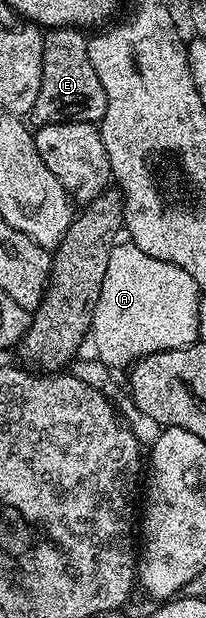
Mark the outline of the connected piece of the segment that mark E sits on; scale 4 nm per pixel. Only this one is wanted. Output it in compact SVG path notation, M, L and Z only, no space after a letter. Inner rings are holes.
M51 28L42 37L44 58L40 94L36 94L36 106L32 113L35 125L68 124L70 121L98 124L106 113L106 95L96 70L92 70L92 58L88 58L88 36L81 28Z

